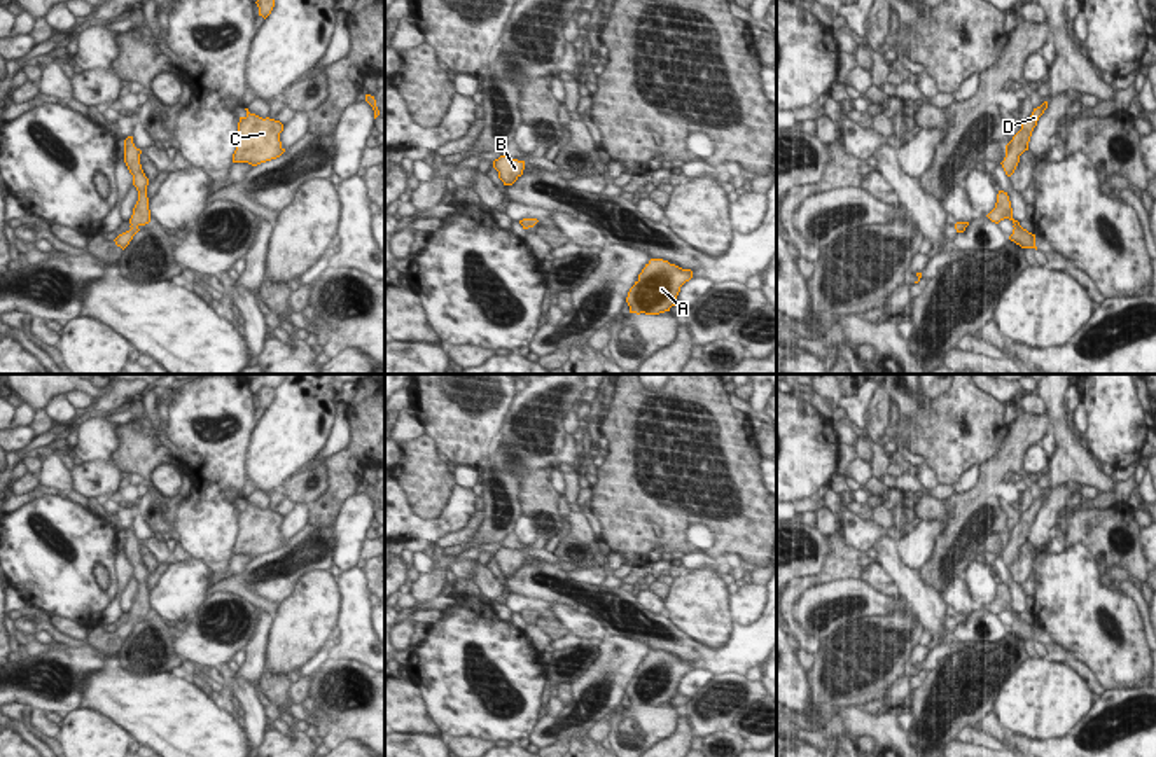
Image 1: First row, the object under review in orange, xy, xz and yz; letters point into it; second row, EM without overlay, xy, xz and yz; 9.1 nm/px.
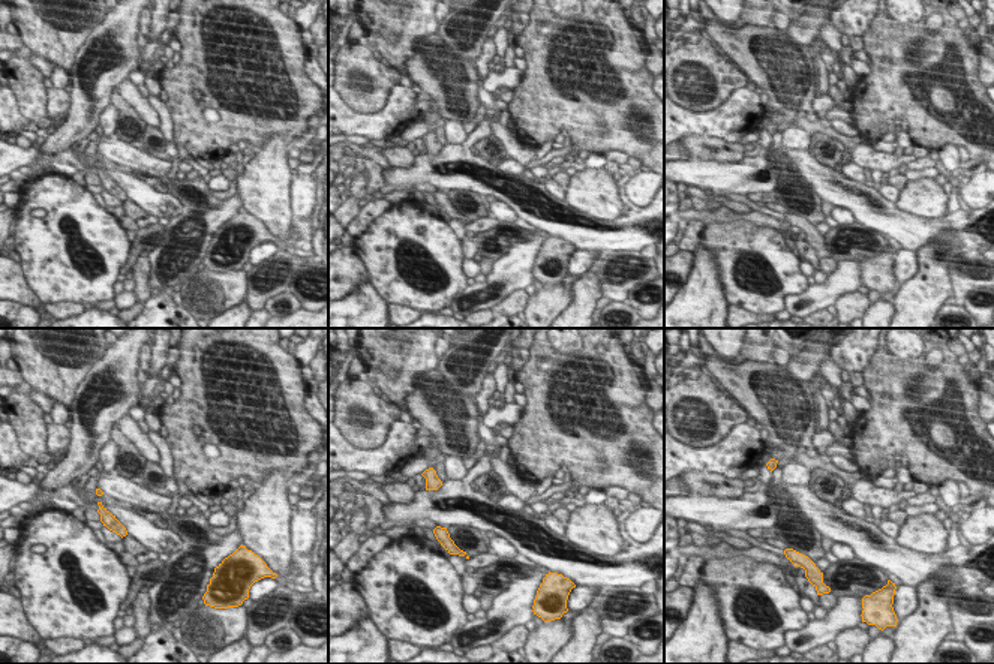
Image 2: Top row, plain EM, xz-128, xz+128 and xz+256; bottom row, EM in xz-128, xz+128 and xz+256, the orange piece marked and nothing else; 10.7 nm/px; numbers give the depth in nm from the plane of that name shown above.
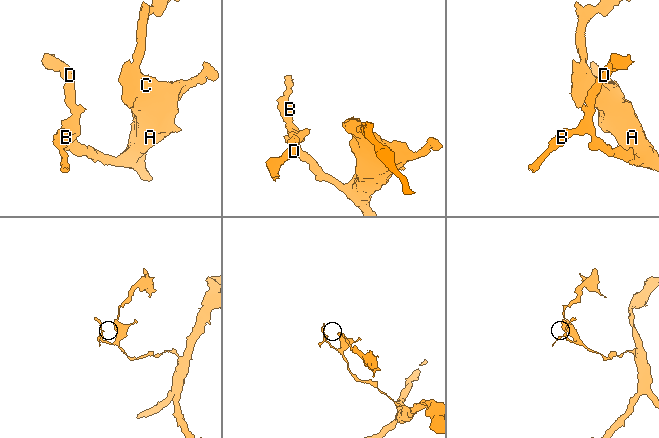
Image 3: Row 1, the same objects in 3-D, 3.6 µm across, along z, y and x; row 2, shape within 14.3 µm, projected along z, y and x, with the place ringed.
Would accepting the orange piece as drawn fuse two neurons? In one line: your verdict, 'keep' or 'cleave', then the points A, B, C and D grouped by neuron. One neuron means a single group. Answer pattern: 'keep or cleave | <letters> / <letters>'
keep | A B C D

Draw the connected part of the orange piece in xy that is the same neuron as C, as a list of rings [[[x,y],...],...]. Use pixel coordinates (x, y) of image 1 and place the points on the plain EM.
[[[248,500],[245,509],[238,514],[238,535],[233,545],[233,554],[248,554],[257,558],[261,554],[280,549],[285,540],[280,533],[283,516],[275,510],[262,510],[250,505]]]

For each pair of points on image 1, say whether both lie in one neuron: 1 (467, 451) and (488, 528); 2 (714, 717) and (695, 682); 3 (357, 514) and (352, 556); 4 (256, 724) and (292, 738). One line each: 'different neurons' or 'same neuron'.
1: different neurons
2: different neurons
3: same neuron
4: different neurons

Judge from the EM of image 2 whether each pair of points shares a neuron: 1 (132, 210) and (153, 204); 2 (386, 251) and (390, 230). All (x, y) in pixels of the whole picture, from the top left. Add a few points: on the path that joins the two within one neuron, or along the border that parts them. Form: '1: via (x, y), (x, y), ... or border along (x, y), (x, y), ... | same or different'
1: border along (128, 198), (147, 213) | different
2: via (390, 246), (390, 234) | same

